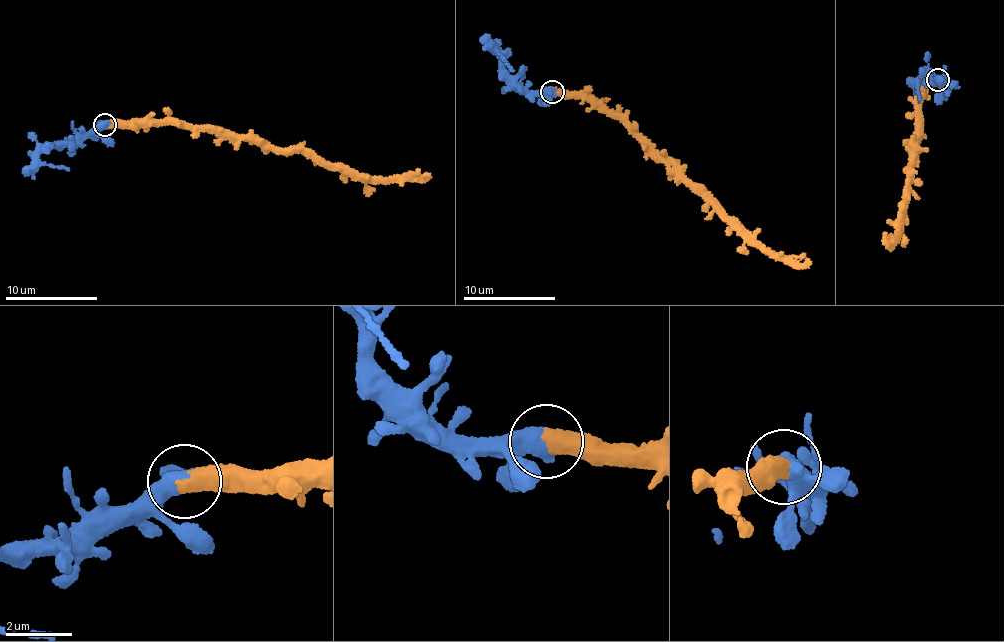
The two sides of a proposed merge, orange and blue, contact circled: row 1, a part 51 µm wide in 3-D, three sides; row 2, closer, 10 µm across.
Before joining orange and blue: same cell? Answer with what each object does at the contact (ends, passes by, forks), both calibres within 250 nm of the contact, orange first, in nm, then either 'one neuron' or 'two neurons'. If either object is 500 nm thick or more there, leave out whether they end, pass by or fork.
550/480 nm | one neuron

